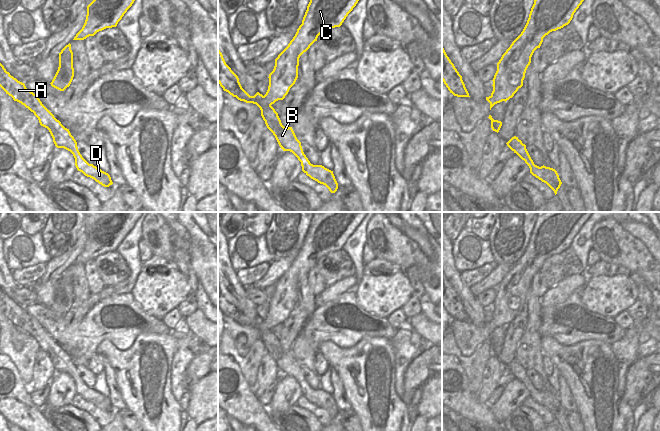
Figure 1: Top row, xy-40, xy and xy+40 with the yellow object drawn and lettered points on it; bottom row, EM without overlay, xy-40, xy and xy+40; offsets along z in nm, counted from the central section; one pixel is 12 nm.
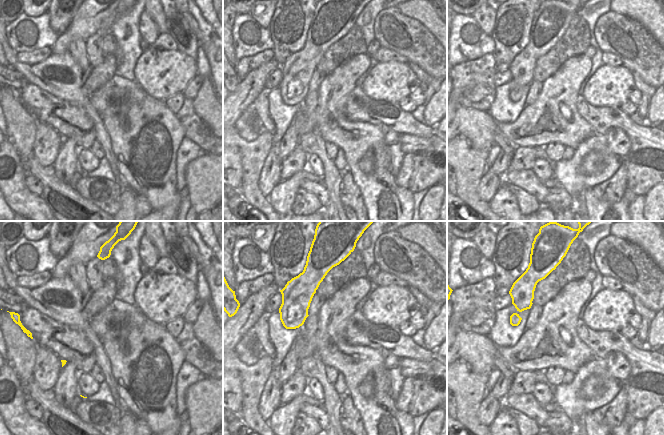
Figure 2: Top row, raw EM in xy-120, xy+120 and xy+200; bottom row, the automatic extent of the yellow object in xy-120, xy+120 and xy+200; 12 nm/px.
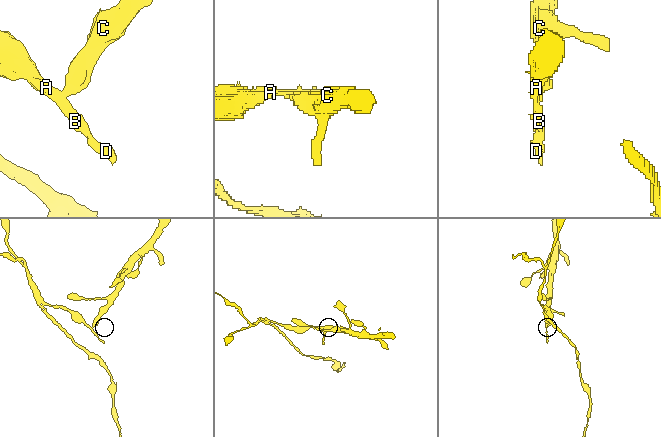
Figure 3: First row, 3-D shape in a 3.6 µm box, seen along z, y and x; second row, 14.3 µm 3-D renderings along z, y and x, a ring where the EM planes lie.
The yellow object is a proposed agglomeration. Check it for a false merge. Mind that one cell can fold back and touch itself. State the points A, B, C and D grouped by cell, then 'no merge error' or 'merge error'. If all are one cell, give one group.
A B D / C | merge error

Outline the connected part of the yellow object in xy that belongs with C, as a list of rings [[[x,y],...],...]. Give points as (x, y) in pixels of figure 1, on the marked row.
[[[310,0],[302,24],[288,46],[275,59],[273,71],[269,74],[269,86],[262,100],[268,105],[283,100],[298,78],[300,56],[317,41],[318,36],[330,29],[340,27],[359,0]]]

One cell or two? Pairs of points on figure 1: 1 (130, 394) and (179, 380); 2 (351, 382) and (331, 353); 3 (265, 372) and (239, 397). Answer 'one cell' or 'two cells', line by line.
1: two cells
2: one cell
3: two cells

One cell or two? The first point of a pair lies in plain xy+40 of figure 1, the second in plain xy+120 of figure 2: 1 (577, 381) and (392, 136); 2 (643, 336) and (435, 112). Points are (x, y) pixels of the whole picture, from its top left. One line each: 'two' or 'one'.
1: two
2: one

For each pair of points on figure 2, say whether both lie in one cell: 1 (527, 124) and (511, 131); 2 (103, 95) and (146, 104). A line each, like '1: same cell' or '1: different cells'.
1: same cell
2: different cells

